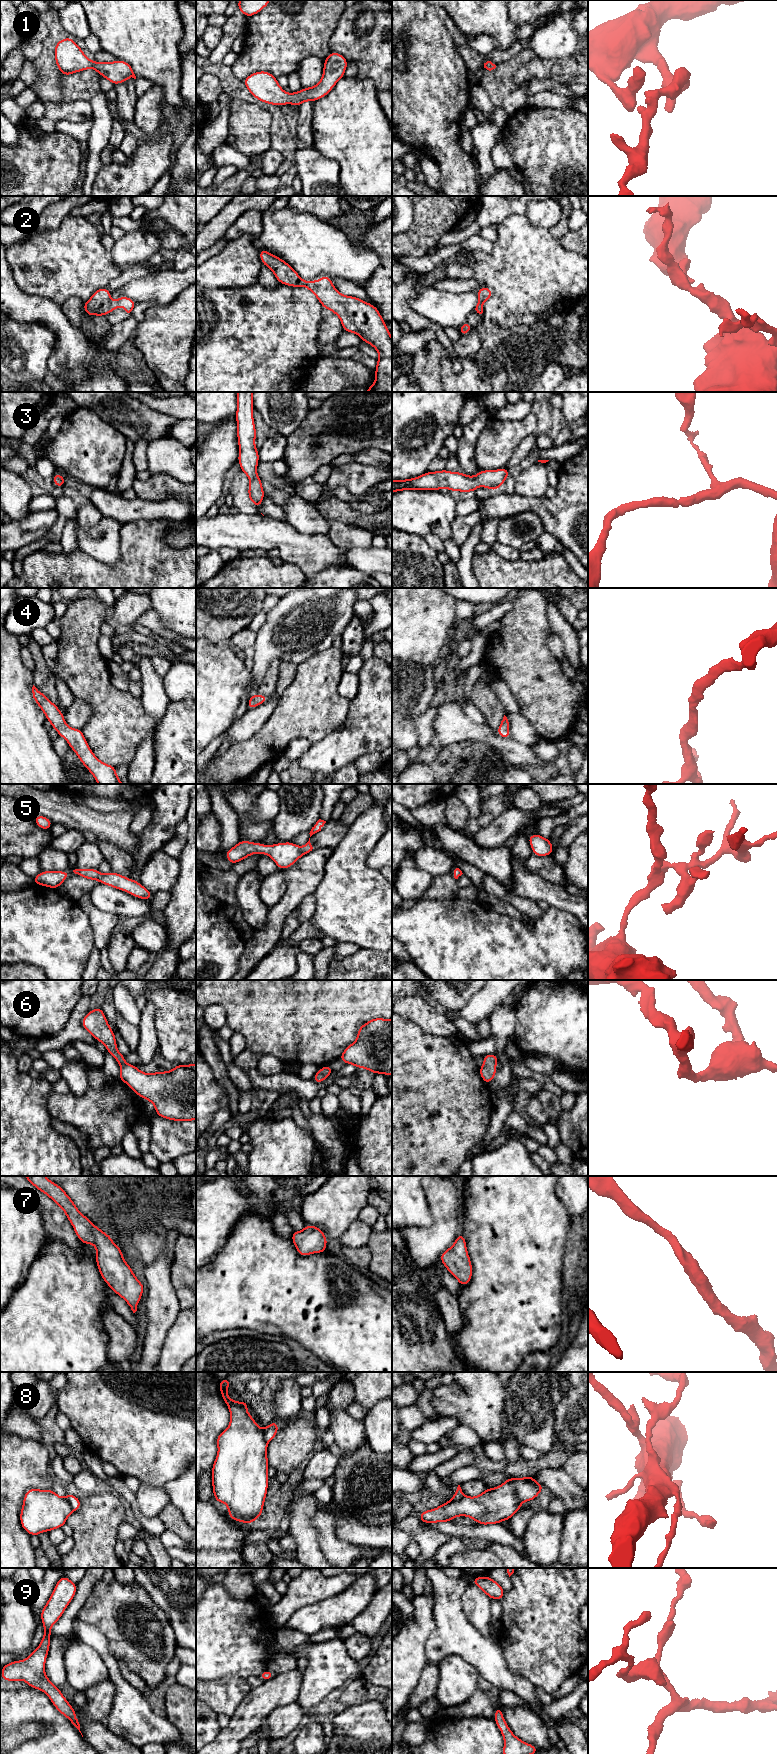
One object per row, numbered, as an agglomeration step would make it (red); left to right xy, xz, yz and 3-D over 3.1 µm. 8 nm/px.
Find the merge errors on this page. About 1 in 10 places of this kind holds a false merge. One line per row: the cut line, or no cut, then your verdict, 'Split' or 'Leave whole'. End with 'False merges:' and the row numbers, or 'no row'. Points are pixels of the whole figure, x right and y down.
1: No split. Leave whole
2: No split. Leave whole
3: No split. Leave whole
4: No split. Leave whole
5: No split. Leave whole
6: No split. Leave whole
7: No split. Leave whole
8: Split along xz (264, 1428), (264, 1440), (267, 1443). Split
9: No split. Leave whole
False merges: 8

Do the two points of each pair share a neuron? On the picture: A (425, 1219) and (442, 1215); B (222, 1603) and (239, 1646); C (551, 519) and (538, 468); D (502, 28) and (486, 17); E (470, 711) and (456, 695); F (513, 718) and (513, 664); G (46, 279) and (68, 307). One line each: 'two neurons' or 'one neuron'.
A: two neurons
B: one neuron
C: two neurons
D: one neuron
E: one neuron
F: two neurons
G: two neurons

